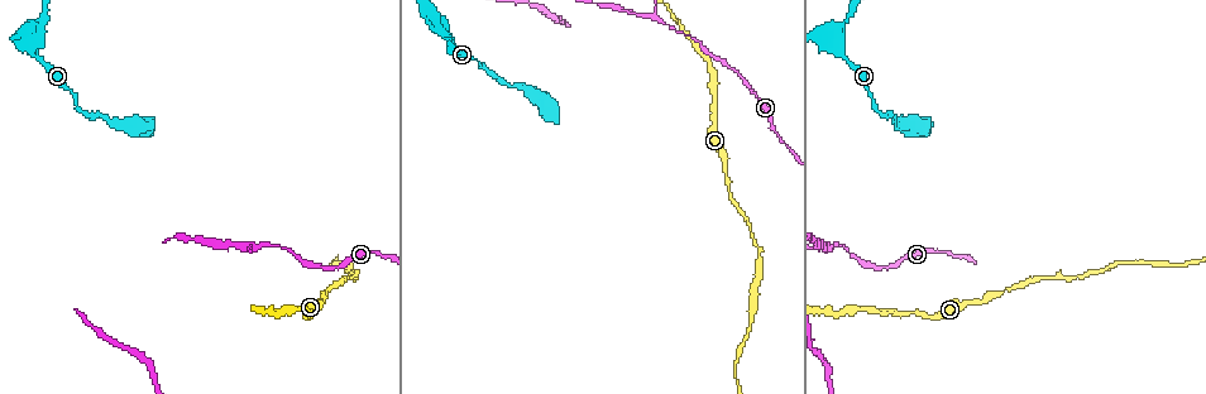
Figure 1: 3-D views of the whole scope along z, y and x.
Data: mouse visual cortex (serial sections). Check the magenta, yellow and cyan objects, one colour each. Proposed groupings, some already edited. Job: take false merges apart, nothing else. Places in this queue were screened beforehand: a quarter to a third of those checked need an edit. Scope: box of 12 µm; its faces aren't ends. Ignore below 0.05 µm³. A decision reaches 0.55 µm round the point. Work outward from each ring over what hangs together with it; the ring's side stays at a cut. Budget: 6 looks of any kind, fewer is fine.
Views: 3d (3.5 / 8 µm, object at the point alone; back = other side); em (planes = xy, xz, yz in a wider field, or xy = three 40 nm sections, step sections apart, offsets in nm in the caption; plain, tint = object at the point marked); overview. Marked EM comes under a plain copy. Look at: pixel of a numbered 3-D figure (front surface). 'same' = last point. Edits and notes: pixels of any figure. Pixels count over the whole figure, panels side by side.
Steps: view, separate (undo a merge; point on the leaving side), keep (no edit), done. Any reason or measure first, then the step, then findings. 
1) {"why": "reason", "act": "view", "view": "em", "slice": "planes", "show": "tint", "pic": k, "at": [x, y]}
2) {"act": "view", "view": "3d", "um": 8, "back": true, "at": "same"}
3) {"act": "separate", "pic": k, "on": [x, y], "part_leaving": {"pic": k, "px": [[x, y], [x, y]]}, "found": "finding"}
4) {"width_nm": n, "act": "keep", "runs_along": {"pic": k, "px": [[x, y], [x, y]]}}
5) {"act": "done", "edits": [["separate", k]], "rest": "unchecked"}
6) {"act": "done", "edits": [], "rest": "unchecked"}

{"why": "three arms meet", "act": "view", "view": "3d", "um": 3.5, "pic": 1, "at": [441, 24]}

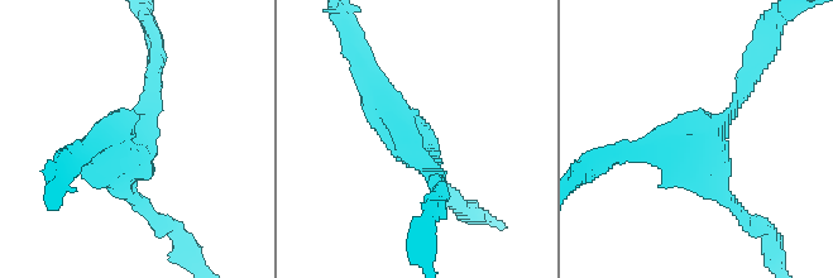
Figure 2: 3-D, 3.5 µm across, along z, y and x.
{"why": "shape alone is not enough", "act": "view", "view": "em", "slice": "planes", "show": "tint", "pic": 2, "at": [411, 138]}

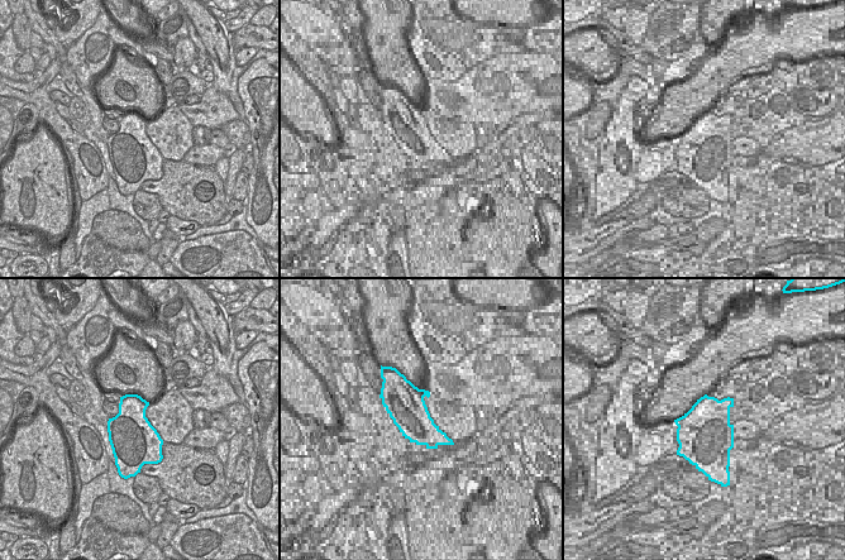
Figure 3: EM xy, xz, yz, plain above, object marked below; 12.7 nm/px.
{"act": "keep", "runs_along": {"pic": 2, "px": [[746, 220], [702, 166], [740, 92]]}, "found": "one cell here"}

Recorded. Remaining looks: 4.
{"act": "view", "view": "3d", "um": 3.5, "pic": 1, "at": [318, 298]}

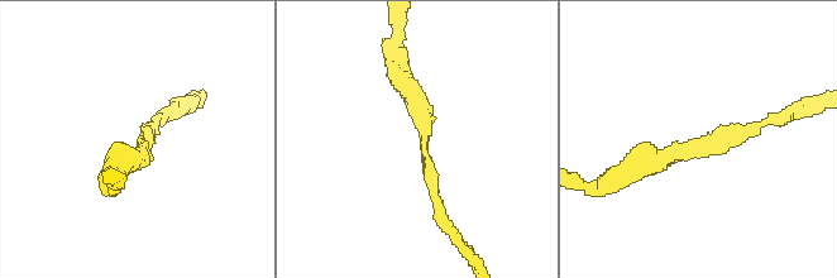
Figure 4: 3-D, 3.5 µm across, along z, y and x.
{"act": "view", "view": "em", "slice": "xy", "step": 2, "show": "tint", "pic": 4, "at": [424, 151]}

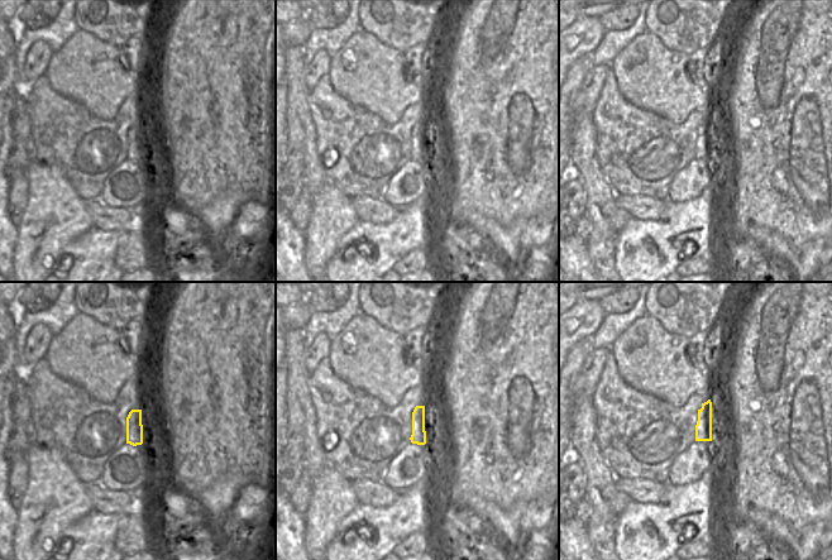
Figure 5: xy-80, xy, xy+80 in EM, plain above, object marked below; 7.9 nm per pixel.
{"width_nm": 120, "act": "keep", "runs_along": {"pic": 4, "px": [[637, 166], [712, 154], [779, 119]]}, "found": "continuous, no second cell"}

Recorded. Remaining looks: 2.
{"act": "view", "view": "3d", "um": 8, "pic": 1, "at": [655, 18]}

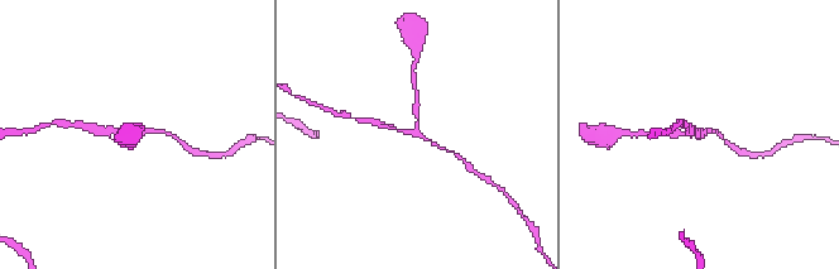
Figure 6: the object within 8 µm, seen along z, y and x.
{"why": "now the EM", "act": "view", "view": "em", "slice": "planes", "show": "tint", "pic": 6, "at": [413, 133]}

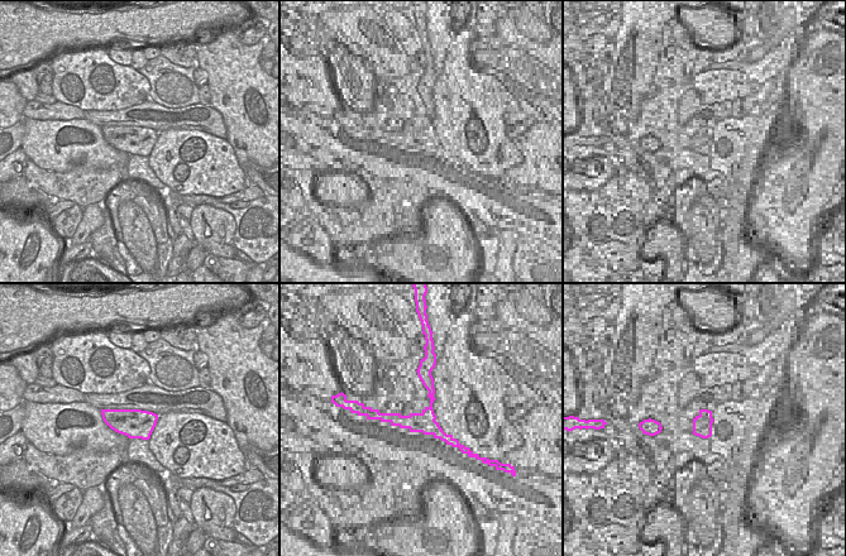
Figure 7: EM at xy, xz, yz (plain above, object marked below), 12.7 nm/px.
{"act": "keep", "runs_along": {"pic": 6, "px": [[447, 150], [415, 131], [378, 123]]}, "found": "all the same cell"}

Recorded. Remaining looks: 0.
{"act": "done", "edits": [], "rest": "unchecked"}

